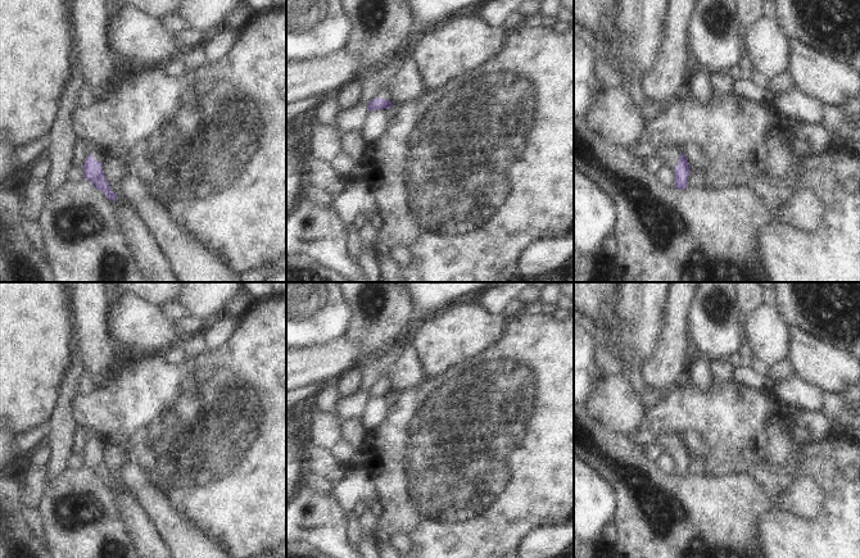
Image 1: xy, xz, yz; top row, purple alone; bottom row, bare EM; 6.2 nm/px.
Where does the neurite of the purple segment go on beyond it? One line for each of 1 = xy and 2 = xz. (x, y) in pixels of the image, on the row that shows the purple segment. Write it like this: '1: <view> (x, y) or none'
1: xy (98, 154)
2: xz (384, 92)

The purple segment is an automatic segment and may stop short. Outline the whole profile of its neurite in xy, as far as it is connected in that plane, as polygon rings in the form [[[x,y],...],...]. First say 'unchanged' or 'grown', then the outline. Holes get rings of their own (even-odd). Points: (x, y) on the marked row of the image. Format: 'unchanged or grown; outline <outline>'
grown; outline [[[95,149],[87,155],[87,160],[82,167],[85,169],[85,180],[94,183],[94,186],[103,191],[105,196],[113,203],[118,195],[110,189],[103,171],[103,159],[105,154],[100,149]]]

